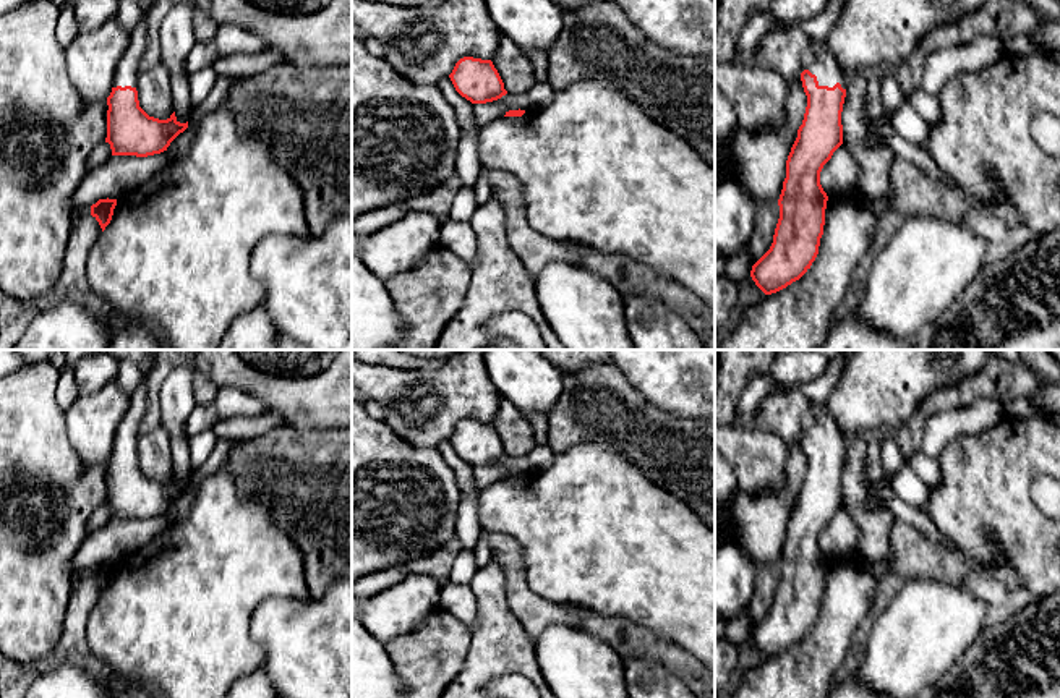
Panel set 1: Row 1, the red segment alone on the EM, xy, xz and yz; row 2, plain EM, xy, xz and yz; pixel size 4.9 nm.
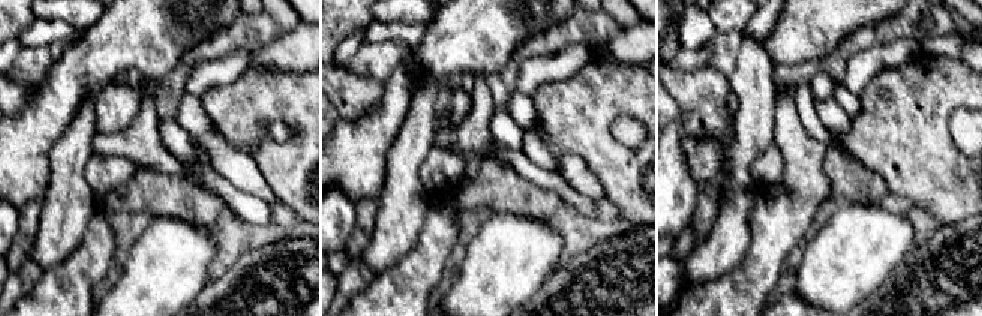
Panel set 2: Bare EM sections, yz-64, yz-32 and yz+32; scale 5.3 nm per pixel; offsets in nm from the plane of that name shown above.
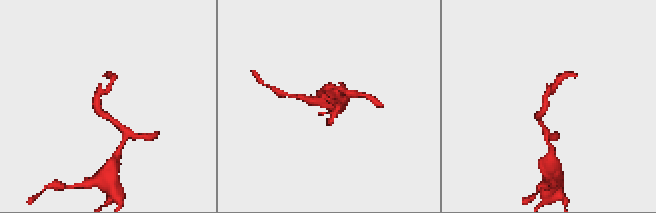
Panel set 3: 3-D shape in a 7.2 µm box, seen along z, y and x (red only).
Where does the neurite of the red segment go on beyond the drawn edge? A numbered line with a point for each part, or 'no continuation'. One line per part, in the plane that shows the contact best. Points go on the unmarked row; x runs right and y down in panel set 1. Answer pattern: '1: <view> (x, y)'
1: yz (816, 421)

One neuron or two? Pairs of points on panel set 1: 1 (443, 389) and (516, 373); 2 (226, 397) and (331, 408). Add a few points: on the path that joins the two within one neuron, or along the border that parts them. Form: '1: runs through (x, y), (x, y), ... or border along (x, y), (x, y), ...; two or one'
1: border along (485, 366), (501, 395); two
2: border along (224, 386), (243, 389), (268, 410); two

